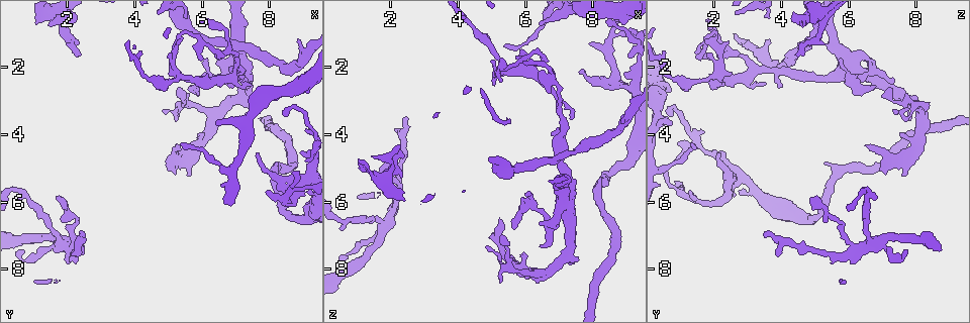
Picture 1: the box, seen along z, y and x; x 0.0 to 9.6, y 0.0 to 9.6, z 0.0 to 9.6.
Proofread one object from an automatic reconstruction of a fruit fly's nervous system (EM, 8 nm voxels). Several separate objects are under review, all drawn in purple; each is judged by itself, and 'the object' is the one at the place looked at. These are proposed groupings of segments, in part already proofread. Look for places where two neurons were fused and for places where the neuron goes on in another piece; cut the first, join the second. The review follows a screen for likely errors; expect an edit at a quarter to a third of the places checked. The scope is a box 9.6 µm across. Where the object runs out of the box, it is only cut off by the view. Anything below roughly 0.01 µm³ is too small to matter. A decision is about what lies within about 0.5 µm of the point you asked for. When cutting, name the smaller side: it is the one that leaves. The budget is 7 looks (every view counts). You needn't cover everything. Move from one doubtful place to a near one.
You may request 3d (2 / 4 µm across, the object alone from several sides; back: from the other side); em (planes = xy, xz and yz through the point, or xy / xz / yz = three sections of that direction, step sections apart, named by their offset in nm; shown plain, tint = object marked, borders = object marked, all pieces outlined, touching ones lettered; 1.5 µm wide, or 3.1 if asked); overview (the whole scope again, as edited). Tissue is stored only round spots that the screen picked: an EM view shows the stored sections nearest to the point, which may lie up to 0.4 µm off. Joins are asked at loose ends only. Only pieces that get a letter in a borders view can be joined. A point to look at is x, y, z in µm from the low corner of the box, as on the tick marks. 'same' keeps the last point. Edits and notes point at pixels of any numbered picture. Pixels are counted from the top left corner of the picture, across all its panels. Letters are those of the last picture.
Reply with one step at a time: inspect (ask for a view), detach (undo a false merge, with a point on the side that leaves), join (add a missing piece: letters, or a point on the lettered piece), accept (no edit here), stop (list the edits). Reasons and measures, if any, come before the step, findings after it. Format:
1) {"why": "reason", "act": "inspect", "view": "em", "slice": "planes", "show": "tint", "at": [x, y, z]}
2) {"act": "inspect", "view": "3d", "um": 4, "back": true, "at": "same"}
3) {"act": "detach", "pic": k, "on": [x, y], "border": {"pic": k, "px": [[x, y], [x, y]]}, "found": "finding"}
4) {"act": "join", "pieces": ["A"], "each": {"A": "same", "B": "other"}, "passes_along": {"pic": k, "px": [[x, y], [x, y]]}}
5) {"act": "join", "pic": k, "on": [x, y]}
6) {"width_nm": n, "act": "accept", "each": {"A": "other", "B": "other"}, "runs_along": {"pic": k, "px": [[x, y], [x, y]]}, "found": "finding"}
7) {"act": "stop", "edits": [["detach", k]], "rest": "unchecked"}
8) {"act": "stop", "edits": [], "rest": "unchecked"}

{"why": "three-way junction", "act": "inspect", "view": "3d", "um": 2, "at": [8.75, 5.65, 2.50]}

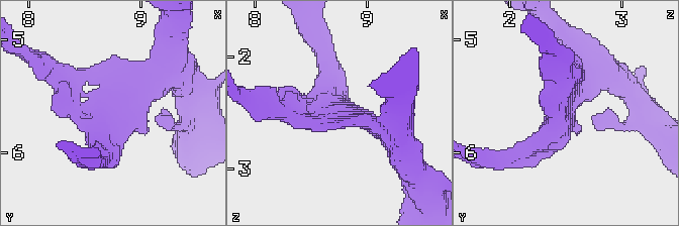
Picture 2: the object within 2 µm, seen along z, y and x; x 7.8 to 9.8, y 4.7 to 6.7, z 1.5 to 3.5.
{"act": "inspect", "view": "em", "slice": "yz", "step": 8, "show": "tint", "at": [8.76, 5.70, 2.46]}

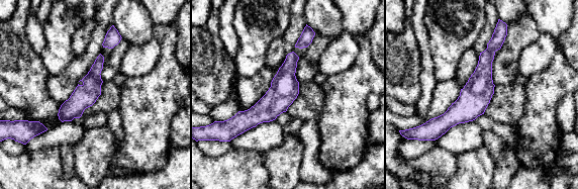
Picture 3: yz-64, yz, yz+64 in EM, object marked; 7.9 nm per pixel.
{"why": "cut it another way", "act": "inspect", "view": "em", "slice": "planes", "show": "borders", "at": "same"}

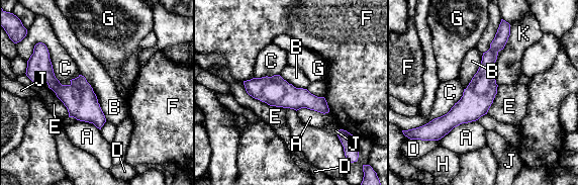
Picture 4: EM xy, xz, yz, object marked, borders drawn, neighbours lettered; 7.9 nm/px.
{"width_nm": 130, "act": "accept", "each": {"A": "other", "B": "other", "C": "other", "D": "other", "E": "other", "F": "other", "G": "other", "H": "other", "J": "other", "K": "other"}, "border": {"pic": 4, "px": [[80, 74], [92, 88], [106, 120]]}, "found": "all the same neuron"}

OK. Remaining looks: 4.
{"why": "an open end", "act": "inspect", "view": "3d", "um": 4, "at": [6.75, 2.50, 3.95]}

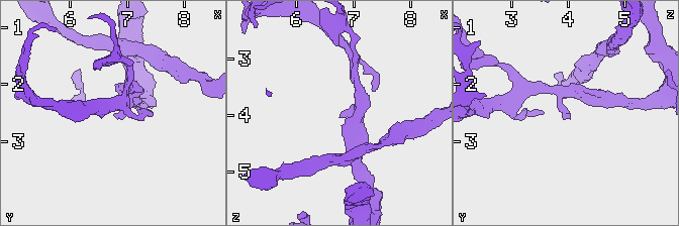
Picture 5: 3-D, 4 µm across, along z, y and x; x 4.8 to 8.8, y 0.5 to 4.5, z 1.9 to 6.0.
{"act": "inspect", "view": "em", "slice": "xy", "step": 4, "show": "borders", "at": [6.75, 2.55, 4.00]}

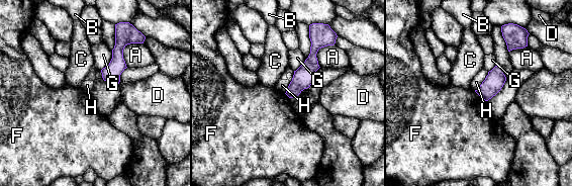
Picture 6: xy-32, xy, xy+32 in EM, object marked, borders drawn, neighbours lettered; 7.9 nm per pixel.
{"act": "accept", "each": {"A": "other", "B": "other", "C": "other", "D": "other", "F": "other", "G": "other", "H": "other"}, "border": {"pic": 6, "px": [[474, 91], [486, 101]]}, "found": "none of them fits"}

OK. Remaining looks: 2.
{"why": "an open end", "act": "inspect", "view": "3d", "um": 2, "at": [5.65, 2.55, 6.80]}

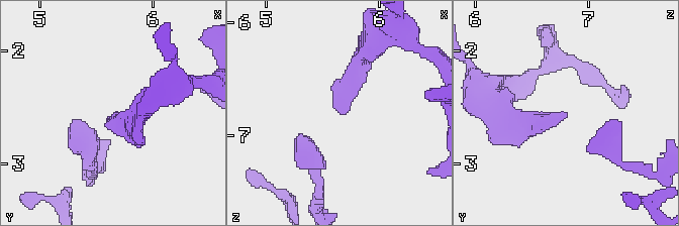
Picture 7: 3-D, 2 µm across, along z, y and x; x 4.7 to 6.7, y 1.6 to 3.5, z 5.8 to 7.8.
{"why": "now the EM", "act": "inspect", "view": "em", "slice": "planes", "show": "borders", "at": [5.66, 2.56, 6.78]}

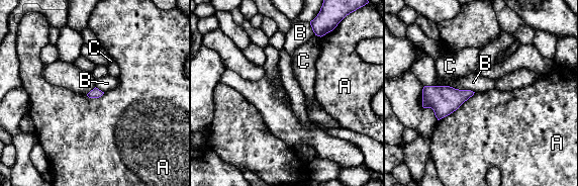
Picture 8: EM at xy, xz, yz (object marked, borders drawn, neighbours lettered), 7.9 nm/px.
{"act": "accept", "each": {"A": "other", "B": "other", "C": "other"}, "border": {"pic": 8, "px": [[475, 92], [455, 110], [438, 120]]}, "found": "no lettered piece goes on from it"}

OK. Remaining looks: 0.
{"act": "stop", "edits": [], "rest": "unchecked"}

